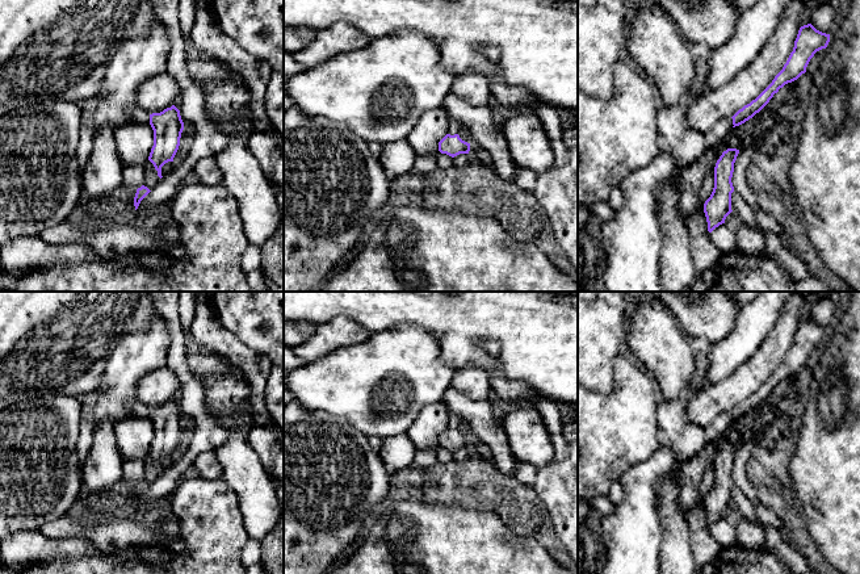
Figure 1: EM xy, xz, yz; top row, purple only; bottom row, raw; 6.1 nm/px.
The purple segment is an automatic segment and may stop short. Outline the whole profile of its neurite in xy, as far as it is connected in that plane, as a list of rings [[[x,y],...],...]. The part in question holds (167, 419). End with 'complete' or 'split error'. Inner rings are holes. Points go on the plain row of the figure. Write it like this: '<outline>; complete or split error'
[[[172,399],[160,407],[150,408],[150,419],[154,424],[154,440],[148,454],[161,473],[161,461],[168,456],[173,456],[179,444],[184,416],[180,405]]]; complete

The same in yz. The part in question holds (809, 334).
[[[811,318],[800,322],[790,347],[783,364],[775,370],[772,377],[750,398],[739,403],[733,412],[733,422],[739,420],[759,407],[785,378],[797,374],[806,366],[806,361],[814,348],[826,343],[830,328],[817,324]]]; complete

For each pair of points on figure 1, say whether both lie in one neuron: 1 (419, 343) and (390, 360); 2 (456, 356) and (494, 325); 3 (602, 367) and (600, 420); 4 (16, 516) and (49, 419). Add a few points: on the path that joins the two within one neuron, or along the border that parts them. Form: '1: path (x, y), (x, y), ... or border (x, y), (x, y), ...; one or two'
1: path (412, 350), (402, 360), (397, 360); one
2: path (461, 346), (483, 325); one
3: border (613, 365), (613, 388), (607, 393), (591, 390); two
4: path (16, 493), (16, 472), (33, 443); one

